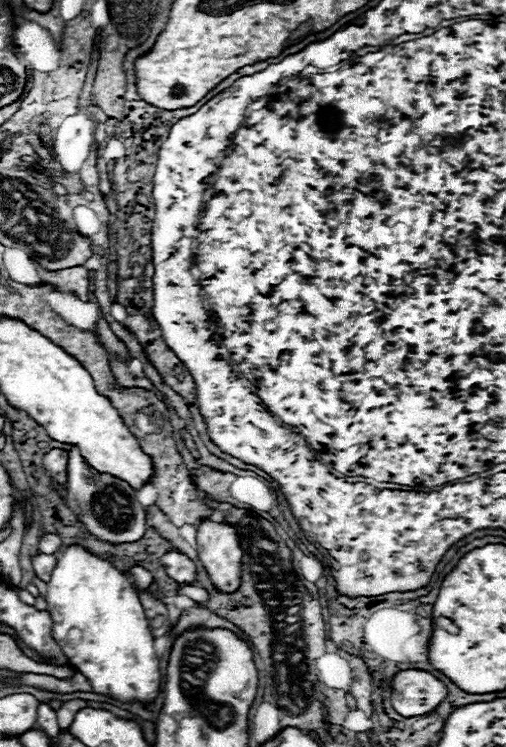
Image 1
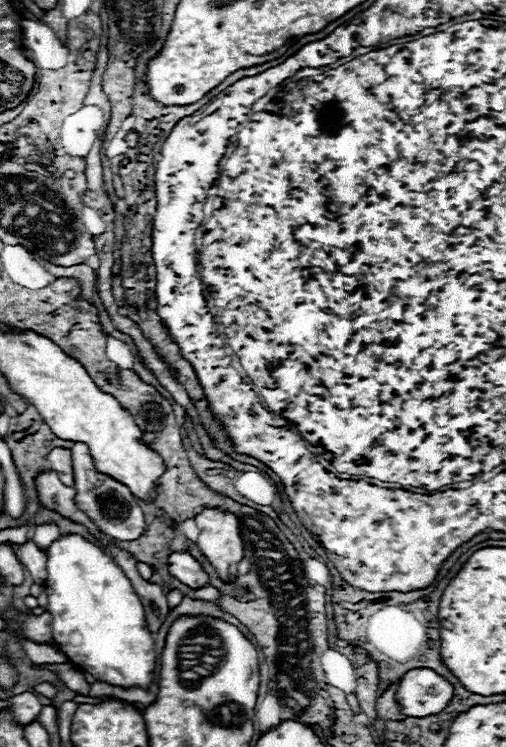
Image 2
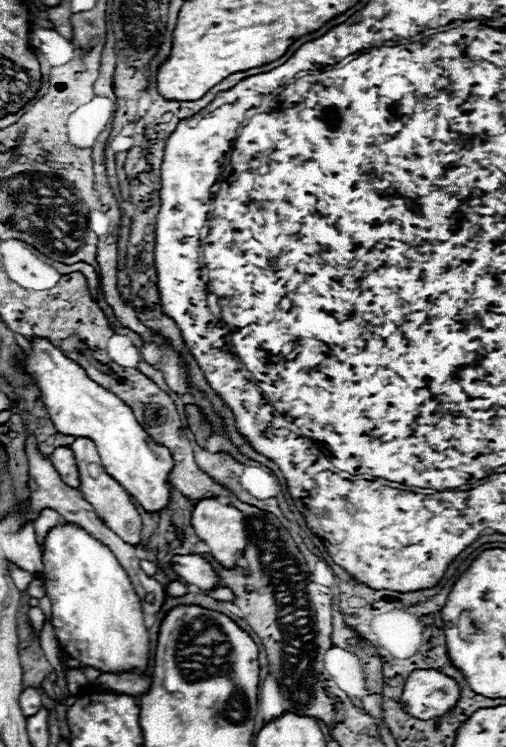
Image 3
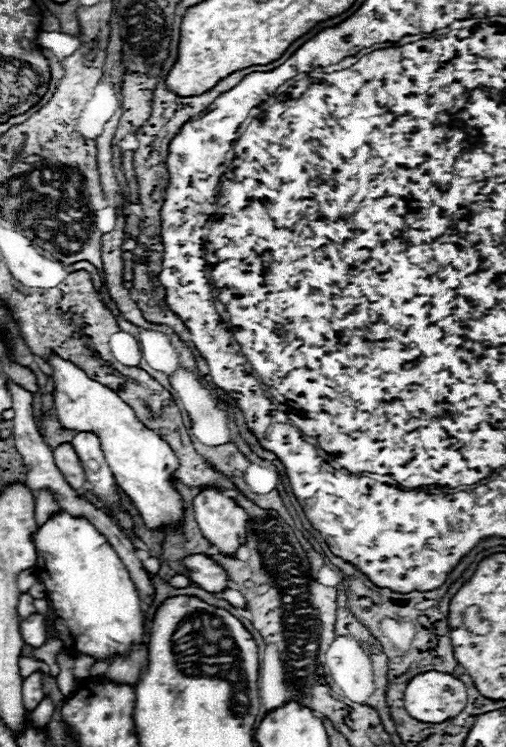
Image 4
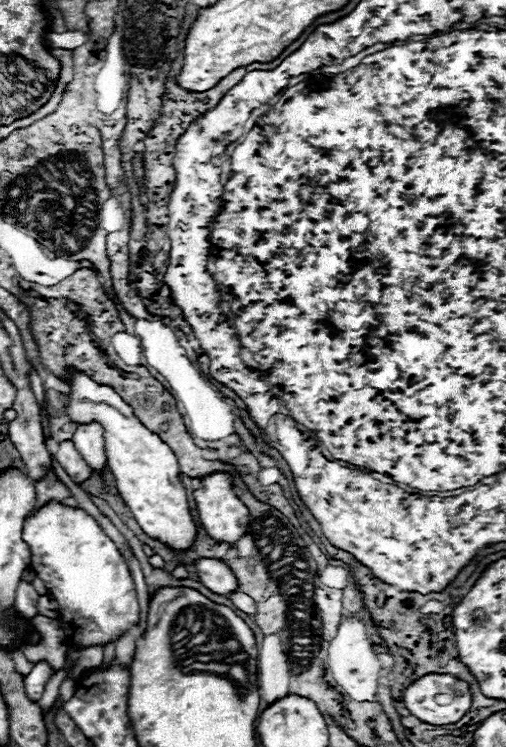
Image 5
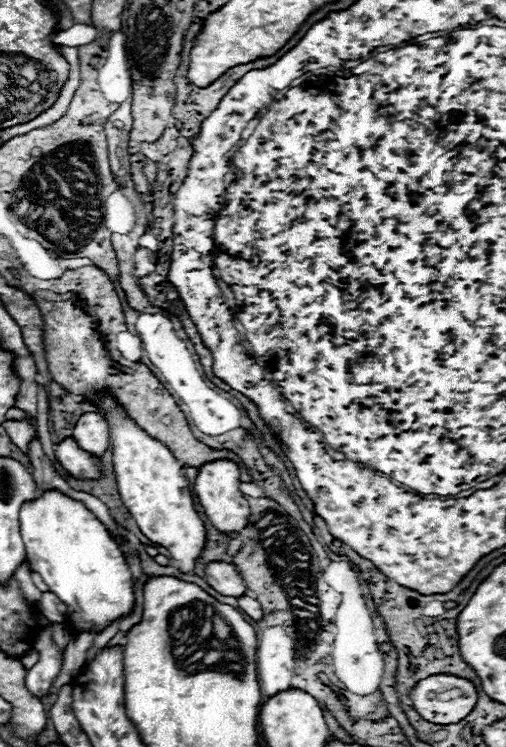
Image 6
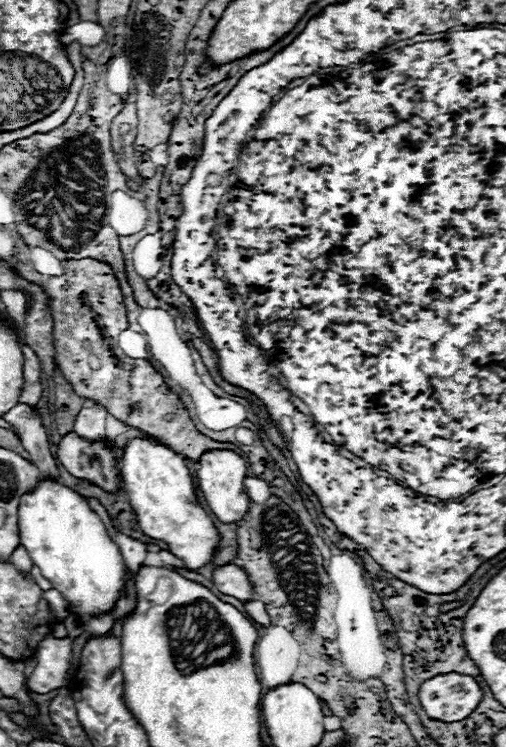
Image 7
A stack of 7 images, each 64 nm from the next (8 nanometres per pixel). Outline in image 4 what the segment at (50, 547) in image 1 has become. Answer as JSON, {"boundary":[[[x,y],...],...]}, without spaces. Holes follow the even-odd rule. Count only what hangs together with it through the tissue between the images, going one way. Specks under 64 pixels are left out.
{"boundary":[[[40,490],[36,496],[36,522],[44,524],[44,520],[52,514],[58,512],[58,502],[50,494],[50,490]]]}

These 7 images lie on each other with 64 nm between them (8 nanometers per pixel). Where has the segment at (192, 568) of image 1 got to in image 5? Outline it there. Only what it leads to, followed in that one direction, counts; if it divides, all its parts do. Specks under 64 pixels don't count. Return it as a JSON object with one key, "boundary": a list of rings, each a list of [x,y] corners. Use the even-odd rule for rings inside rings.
{"boundary":[[[202,558],[196,562],[196,568],[198,568],[198,580],[208,590],[222,594],[222,596],[238,592],[238,580],[236,580],[234,572],[230,570],[230,566],[224,564],[222,560]]]}

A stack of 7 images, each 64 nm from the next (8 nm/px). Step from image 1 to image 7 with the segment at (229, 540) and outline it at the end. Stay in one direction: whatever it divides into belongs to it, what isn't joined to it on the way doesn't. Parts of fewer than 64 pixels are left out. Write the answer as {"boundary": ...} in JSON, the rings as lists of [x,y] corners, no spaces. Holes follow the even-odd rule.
{"boundary":[[[206,450],[200,456],[200,468],[196,472],[198,486],[204,494],[206,504],[222,522],[240,522],[248,512],[248,496],[244,492],[246,462],[234,450]]]}

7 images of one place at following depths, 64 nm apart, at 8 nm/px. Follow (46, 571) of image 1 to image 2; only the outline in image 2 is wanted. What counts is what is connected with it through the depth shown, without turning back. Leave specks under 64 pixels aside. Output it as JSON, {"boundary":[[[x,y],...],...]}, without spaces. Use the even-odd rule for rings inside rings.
{"boundary":[[[32,540],[24,544],[12,544],[12,548],[14,548],[18,562],[24,564],[28,572],[32,574],[34,582],[44,582],[48,576],[46,574],[46,552],[42,552]]]}

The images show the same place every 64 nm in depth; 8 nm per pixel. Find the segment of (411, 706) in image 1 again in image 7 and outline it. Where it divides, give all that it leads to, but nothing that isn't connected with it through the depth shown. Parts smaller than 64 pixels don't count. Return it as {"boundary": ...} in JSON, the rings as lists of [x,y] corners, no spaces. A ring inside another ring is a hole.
{"boundary":[[[450,672],[448,676],[434,676],[432,680],[426,680],[420,686],[418,698],[430,718],[458,722],[478,708],[482,688],[472,676]]]}

